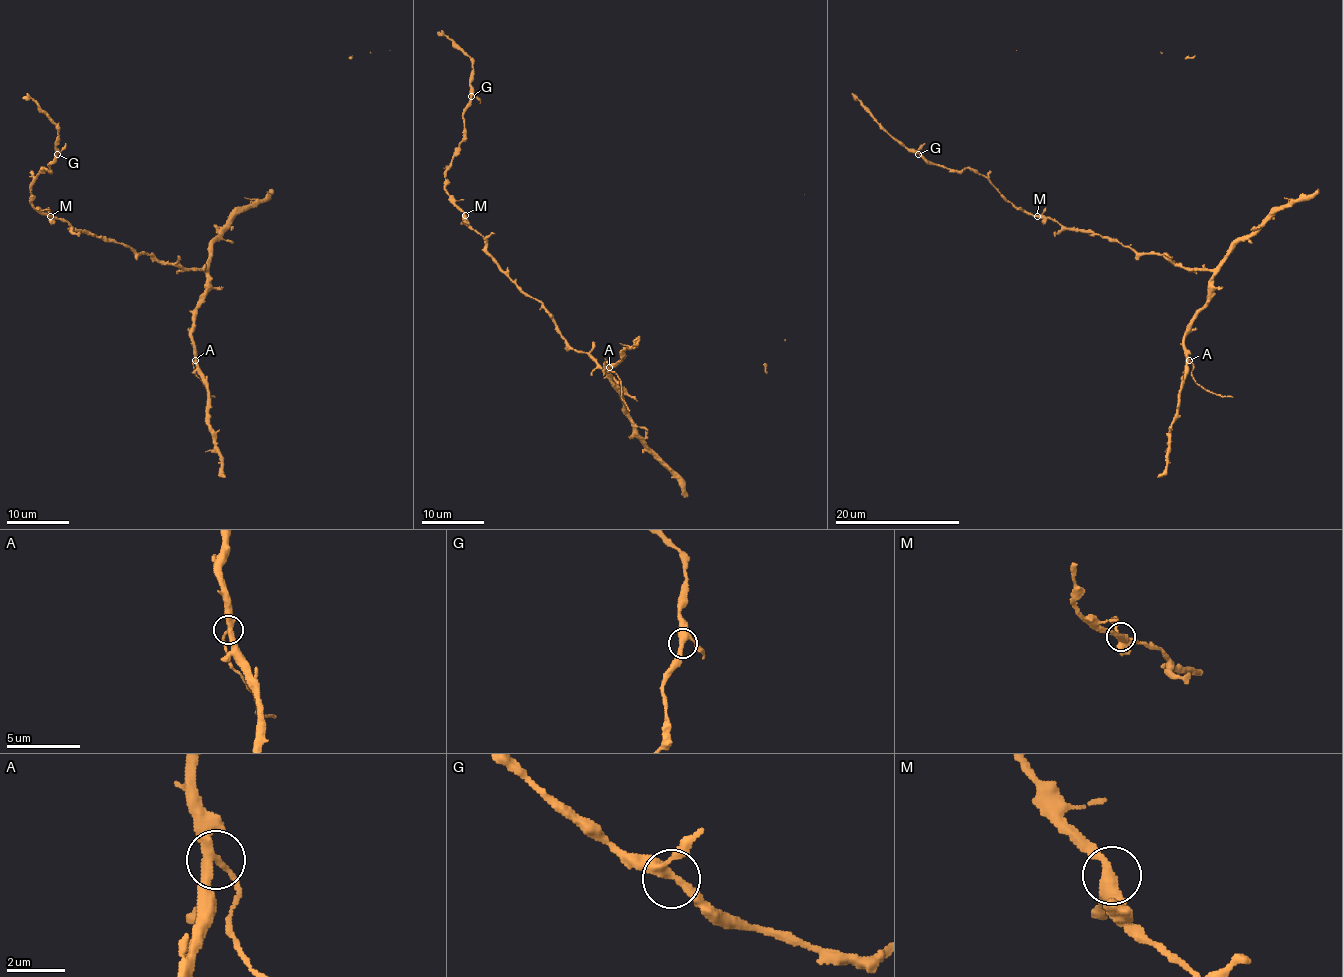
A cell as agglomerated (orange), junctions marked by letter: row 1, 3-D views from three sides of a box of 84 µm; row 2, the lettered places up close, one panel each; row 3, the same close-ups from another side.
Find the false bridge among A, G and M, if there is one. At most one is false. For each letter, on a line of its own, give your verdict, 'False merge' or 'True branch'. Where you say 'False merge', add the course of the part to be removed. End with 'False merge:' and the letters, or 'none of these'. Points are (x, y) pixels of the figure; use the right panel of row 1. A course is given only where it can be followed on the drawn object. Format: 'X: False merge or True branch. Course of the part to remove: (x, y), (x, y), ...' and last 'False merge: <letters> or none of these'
A: False merge. Course of the part to remove: (1188, 360), (1193, 365), (1191, 374), (1198, 384), (1232, 398)
G: True branch
M: True branch
False merge: A

